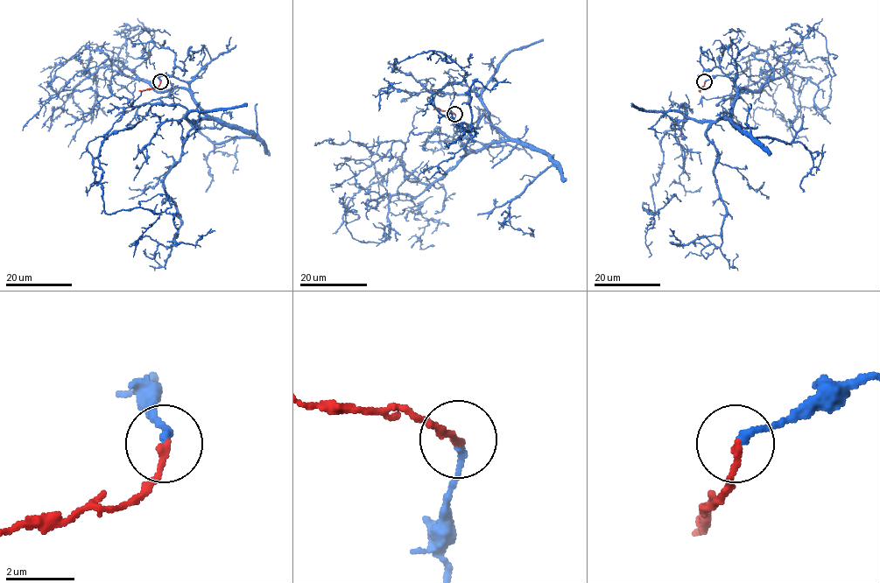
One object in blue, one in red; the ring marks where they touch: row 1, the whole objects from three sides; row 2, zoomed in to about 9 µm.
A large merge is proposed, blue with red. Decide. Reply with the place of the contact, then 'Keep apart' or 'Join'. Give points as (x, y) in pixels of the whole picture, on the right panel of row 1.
Place: (704, 81). Join

